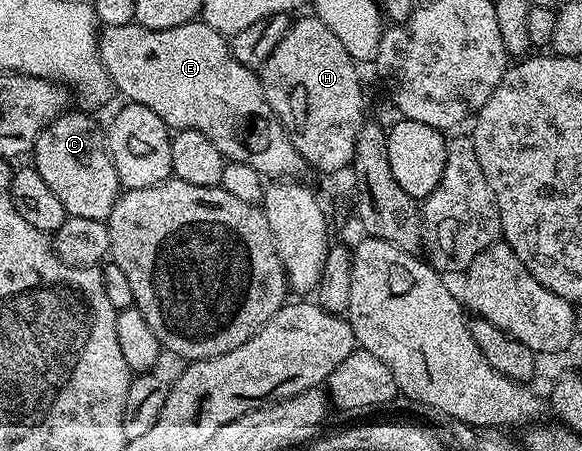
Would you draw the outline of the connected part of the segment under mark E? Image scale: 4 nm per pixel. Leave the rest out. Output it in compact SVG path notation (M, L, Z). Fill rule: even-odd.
M136 21L127 25L111 25L100 28L97 48L116 94L121 94L122 100L147 105L147 109L151 109L151 113L155 113L155 117L163 120L174 132L203 133L203 137L207 137L207 141L211 141L211 145L215 145L228 162L251 165L251 169L269 181L285 181L300 176L297 174L306 170L305 158L299 149L295 149L271 105L267 105L260 74L254 68L235 61L230 40L213 25L194 21L158 31L147 29Z

